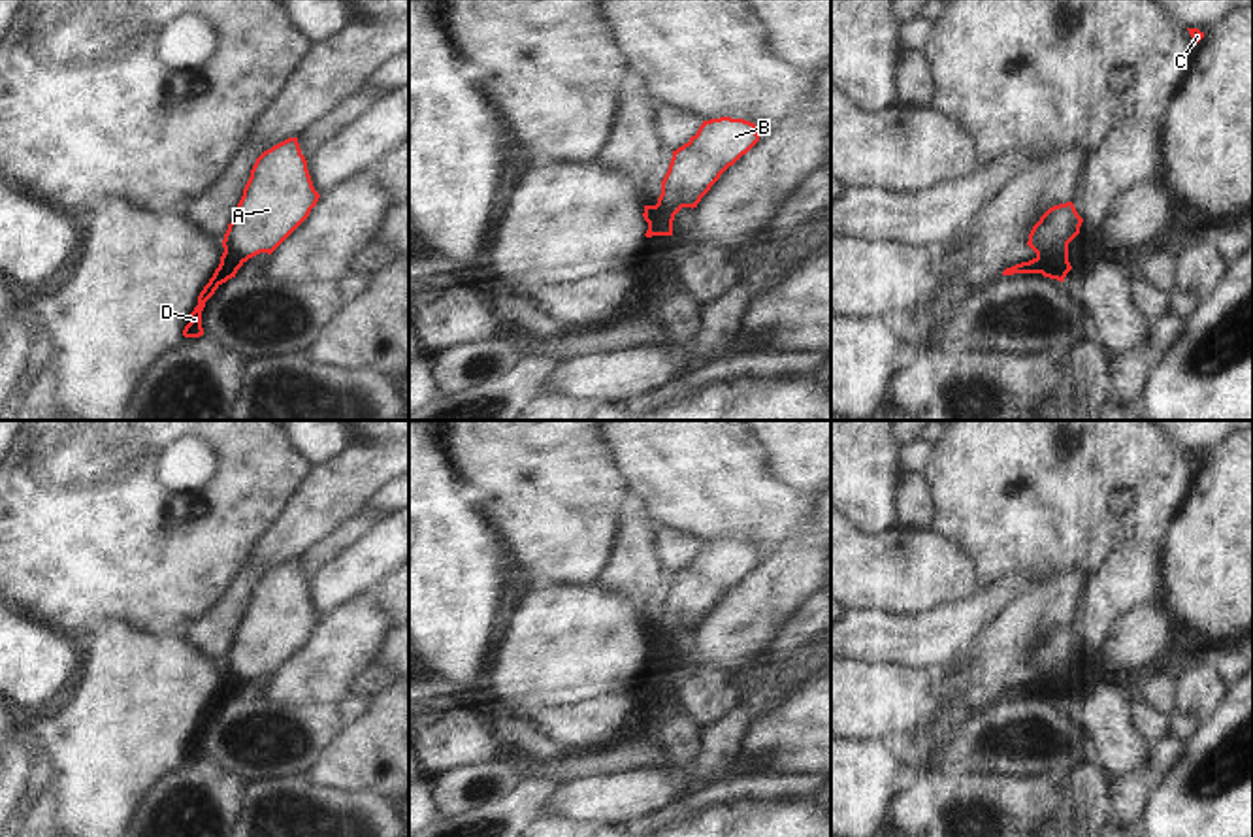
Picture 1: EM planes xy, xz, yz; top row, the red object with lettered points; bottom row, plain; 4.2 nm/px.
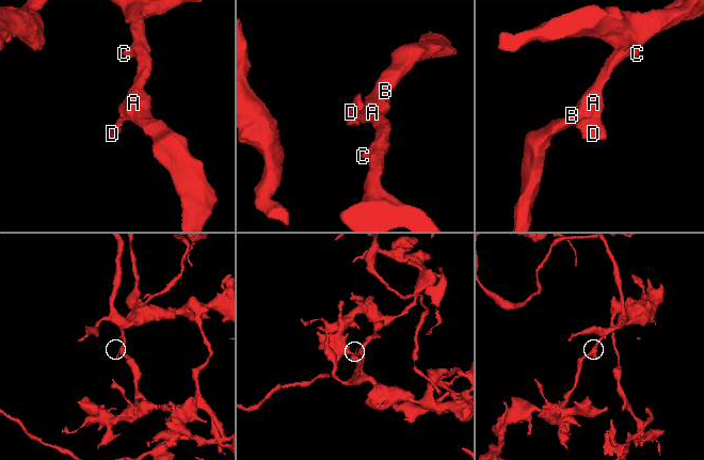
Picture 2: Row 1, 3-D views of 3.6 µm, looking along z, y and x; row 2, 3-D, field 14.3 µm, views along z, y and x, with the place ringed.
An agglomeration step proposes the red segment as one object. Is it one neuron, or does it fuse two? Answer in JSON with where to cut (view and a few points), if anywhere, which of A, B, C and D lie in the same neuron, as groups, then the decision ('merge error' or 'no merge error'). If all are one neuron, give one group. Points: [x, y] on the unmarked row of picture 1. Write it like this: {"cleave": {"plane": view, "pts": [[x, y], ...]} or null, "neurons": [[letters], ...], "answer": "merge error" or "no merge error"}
{"cleave": {"plane": "yz", "pts": [[1067, 664], [1056, 673], [1037, 679]]}, "neurons": [["A", "B", "C"], ["D"]], "answer": "merge error"}

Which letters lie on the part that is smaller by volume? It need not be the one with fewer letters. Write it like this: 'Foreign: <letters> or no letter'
Foreign: D

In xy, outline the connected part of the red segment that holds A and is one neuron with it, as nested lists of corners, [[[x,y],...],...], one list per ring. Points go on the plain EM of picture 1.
[[[298,560],[273,567],[251,592],[222,662],[224,673],[241,684],[271,677],[309,639],[318,620]]]

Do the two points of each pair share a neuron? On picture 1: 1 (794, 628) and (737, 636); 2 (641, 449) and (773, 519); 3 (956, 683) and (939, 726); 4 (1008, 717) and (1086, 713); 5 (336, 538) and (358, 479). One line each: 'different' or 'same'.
1: different
2: same
3: same
4: different
5: different

